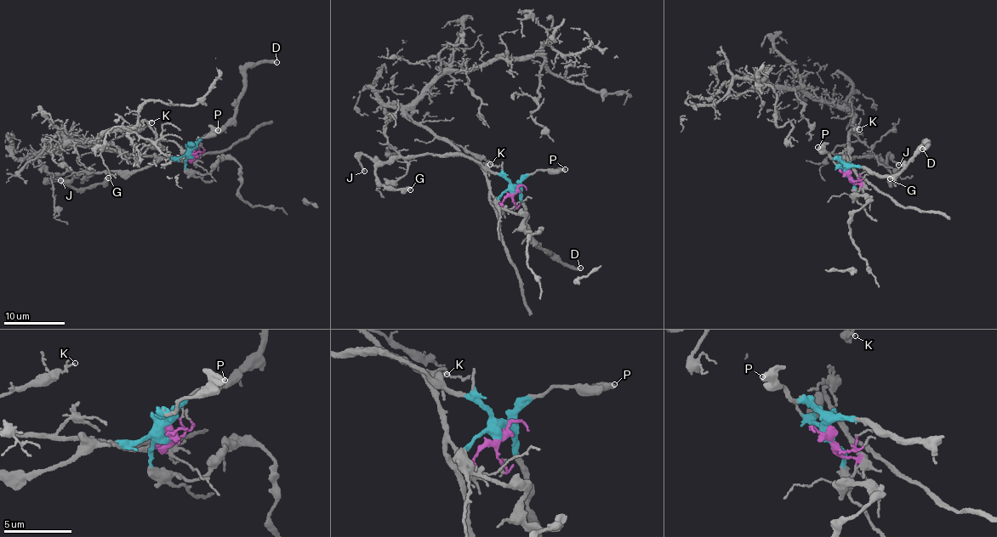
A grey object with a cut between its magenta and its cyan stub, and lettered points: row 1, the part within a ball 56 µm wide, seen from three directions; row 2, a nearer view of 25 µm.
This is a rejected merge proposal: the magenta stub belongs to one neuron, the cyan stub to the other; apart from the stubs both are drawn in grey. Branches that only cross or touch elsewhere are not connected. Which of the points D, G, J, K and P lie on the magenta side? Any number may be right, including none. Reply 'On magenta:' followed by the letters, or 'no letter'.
On magenta: K

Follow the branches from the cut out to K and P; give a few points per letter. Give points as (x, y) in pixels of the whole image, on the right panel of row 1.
K: (848, 172), (849, 179), (862, 182), (846, 153), (850, 145), (849, 132), (853, 127), (860, 129)
P: (848, 172), (846, 164), (823, 154), (817, 147)

